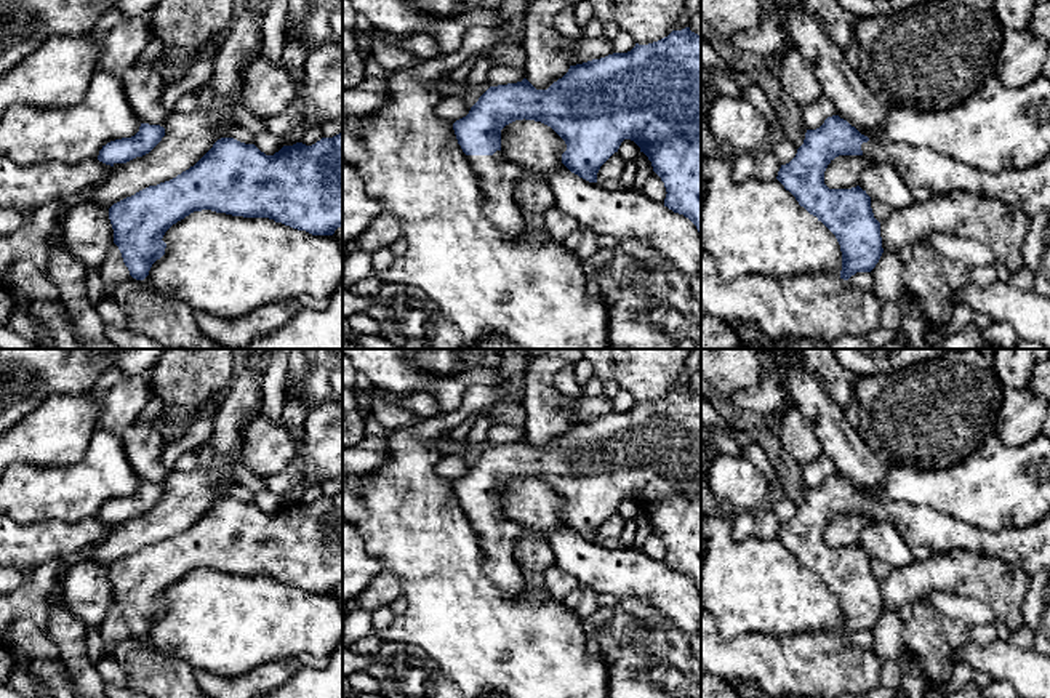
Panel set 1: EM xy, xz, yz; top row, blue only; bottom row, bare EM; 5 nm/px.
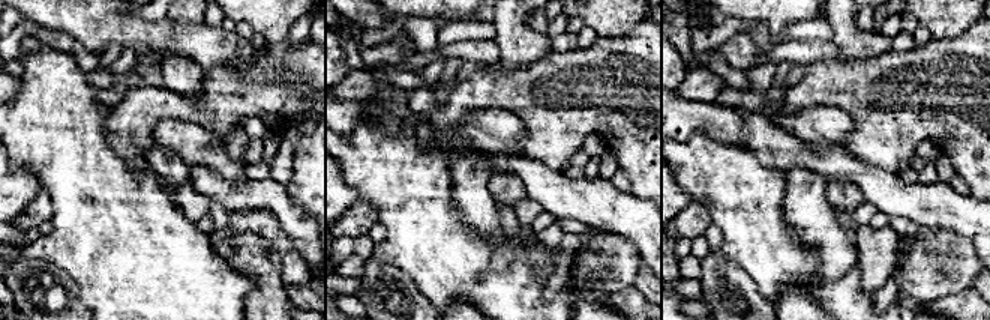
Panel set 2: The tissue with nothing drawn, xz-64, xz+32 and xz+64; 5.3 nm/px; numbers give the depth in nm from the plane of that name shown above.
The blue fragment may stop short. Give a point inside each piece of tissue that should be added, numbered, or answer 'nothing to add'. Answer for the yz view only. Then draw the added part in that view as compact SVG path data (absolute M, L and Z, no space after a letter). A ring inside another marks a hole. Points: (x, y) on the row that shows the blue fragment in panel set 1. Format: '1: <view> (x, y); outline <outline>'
1: yz (919, 167); outline M869 138L861 150L871 163L892 165L909 187L927 187L933 194L978 194L1020 207L1029 218L1050 210L1050 157L1028 170L989 173L928 147L908 147L879 138Z

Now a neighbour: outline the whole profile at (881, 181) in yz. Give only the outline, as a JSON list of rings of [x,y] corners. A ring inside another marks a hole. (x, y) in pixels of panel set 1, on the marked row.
[[[869,163],[863,170],[858,186],[871,200],[884,202],[890,210],[901,210],[916,202],[911,187],[887,163]]]

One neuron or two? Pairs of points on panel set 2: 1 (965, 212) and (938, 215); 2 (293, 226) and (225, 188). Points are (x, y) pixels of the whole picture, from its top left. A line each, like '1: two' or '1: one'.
1: one
2: one

